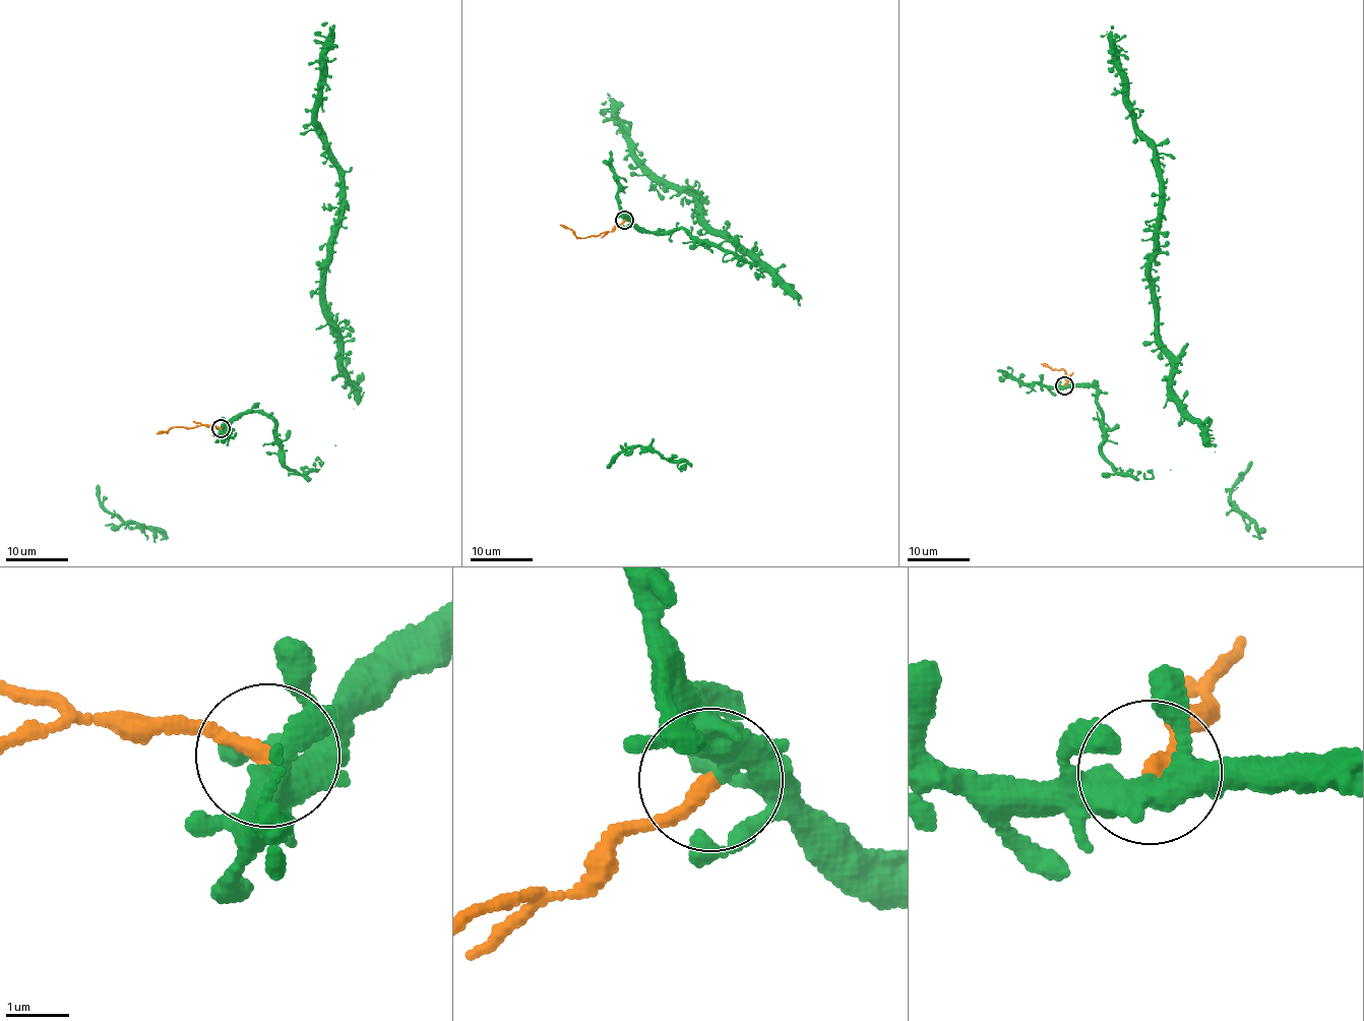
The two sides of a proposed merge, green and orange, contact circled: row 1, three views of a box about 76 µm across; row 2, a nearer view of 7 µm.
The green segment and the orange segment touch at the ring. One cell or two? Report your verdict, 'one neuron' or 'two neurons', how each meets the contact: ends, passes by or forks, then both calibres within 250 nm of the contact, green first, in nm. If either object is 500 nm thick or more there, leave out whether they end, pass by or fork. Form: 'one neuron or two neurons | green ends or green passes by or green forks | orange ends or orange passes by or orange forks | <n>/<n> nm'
two neurons | green passes by | orange ends | 400/240 nm

